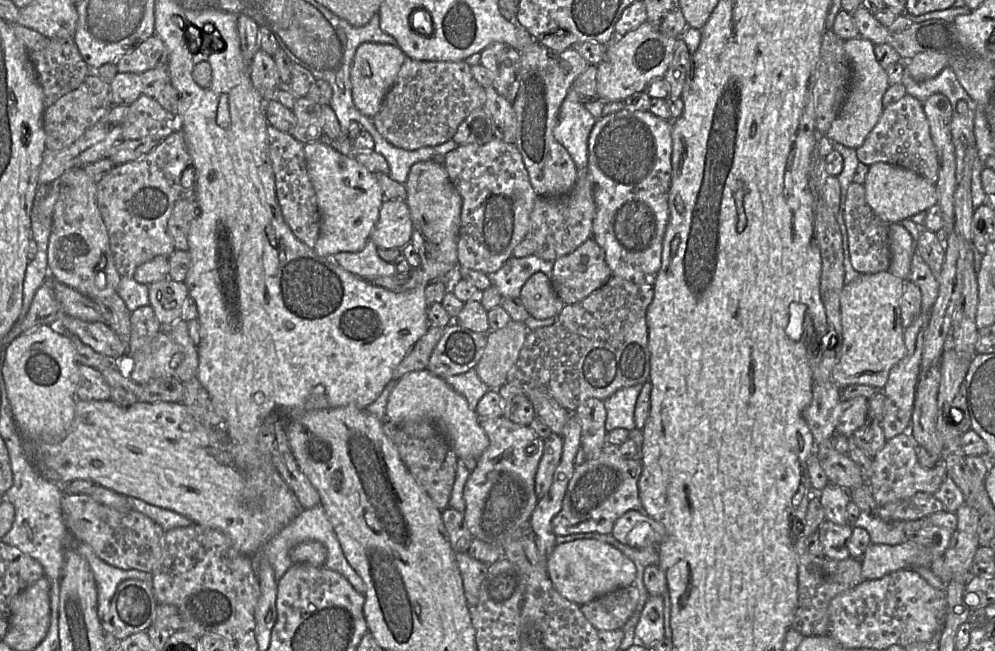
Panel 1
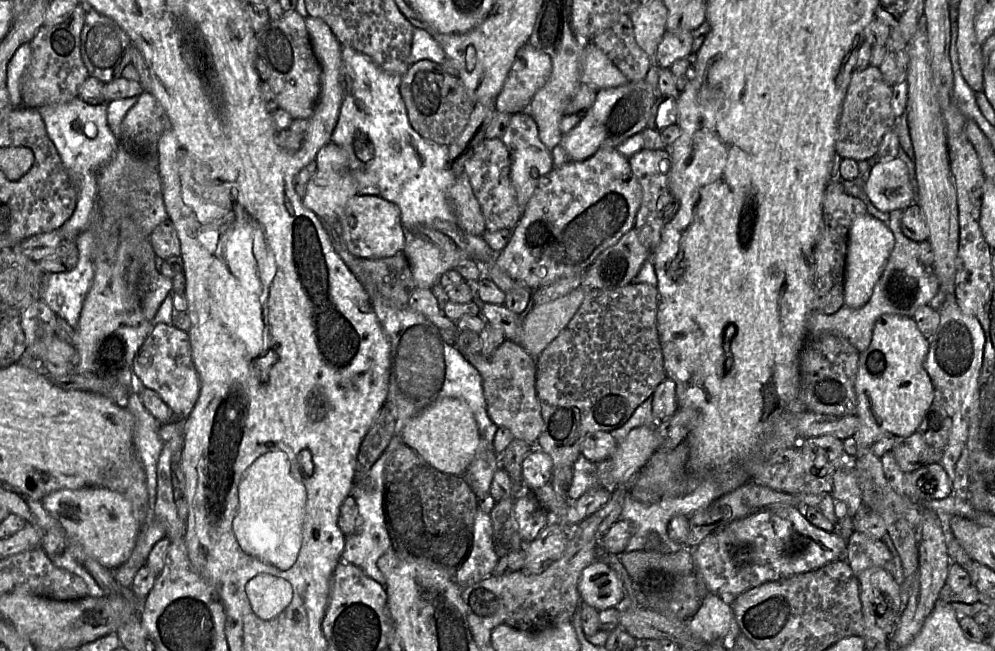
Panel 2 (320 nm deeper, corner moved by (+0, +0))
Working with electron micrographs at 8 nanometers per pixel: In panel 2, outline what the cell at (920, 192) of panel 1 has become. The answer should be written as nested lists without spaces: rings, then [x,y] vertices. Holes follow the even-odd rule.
[[[898,156],[877,162],[864,189],[866,197],[861,199],[870,201],[882,212],[905,210],[916,202],[908,167]]]

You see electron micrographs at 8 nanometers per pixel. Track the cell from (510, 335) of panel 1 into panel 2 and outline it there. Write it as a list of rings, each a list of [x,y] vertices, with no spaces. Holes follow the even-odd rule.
[[[579,286],[555,300],[534,307],[523,317],[520,345],[533,357],[538,357],[573,318],[591,290]]]

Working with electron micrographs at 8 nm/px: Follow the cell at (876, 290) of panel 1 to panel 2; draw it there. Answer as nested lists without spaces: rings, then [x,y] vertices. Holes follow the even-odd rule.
[[[885,314],[876,321],[870,345],[859,355],[855,382],[856,415],[860,426],[853,438],[857,441],[858,451],[871,449],[872,445],[884,434],[909,437],[918,431],[925,413],[934,402],[933,384],[923,365],[928,349],[928,339],[923,336],[912,318],[898,314]]]

